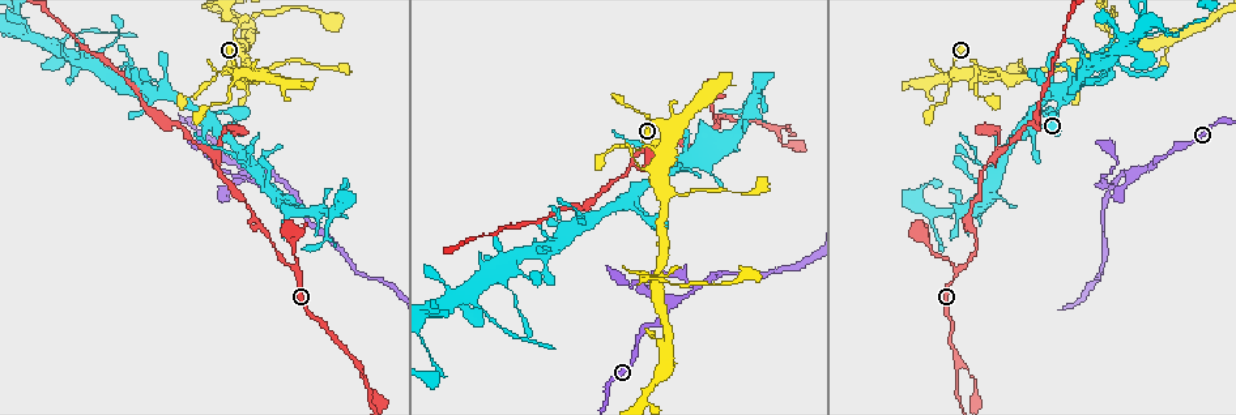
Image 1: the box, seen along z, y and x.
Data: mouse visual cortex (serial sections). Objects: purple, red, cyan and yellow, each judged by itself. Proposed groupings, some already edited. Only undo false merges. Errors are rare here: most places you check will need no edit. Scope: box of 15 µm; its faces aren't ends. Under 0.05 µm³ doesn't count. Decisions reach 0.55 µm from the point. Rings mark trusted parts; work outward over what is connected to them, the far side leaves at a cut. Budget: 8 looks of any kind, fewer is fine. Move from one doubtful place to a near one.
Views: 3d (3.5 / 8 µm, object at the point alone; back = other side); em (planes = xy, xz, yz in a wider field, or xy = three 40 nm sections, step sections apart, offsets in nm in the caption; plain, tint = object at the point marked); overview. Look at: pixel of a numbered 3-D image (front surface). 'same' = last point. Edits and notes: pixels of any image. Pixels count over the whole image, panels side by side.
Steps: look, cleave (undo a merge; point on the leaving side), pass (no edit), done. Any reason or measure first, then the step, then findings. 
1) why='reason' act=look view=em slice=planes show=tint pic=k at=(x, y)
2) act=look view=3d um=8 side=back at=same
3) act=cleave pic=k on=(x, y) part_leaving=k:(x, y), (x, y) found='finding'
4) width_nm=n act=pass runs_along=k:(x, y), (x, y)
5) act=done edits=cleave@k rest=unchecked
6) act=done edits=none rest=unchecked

act=look view=3d um=3.5 pic=1 at=(716, 124)

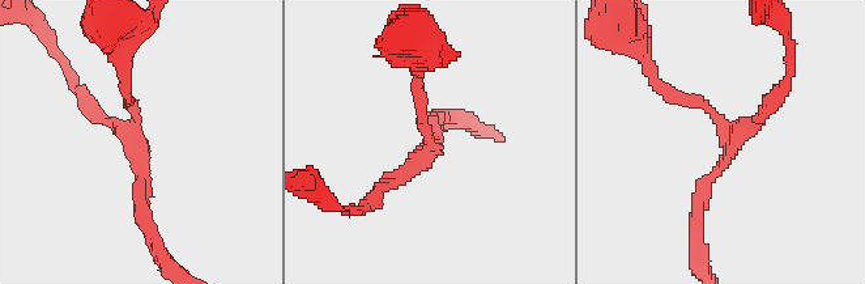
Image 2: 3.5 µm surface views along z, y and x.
arms=3 arm_widths_nm=150,150,200 act=look view=em slice=planes show=tint pic=2 at=(139, 129)

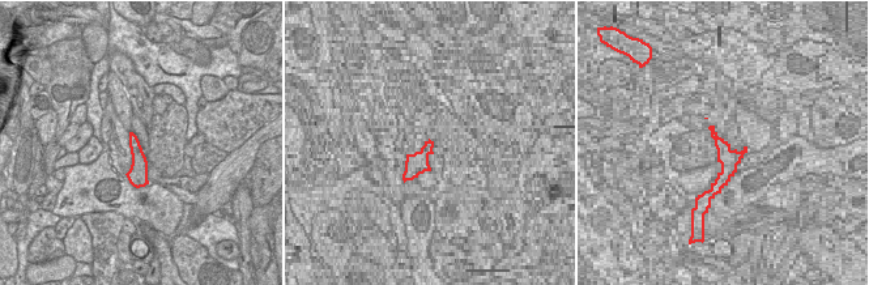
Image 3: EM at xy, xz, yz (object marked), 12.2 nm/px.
width_nm=200 act=pass runs_along=2:(697, 211), (731, 147), (707, 106), (656, 83) found='all the same cell'

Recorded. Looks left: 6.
why='arms part here' act=look view=3d um=3.5 pic=1 at=(1119, 177)

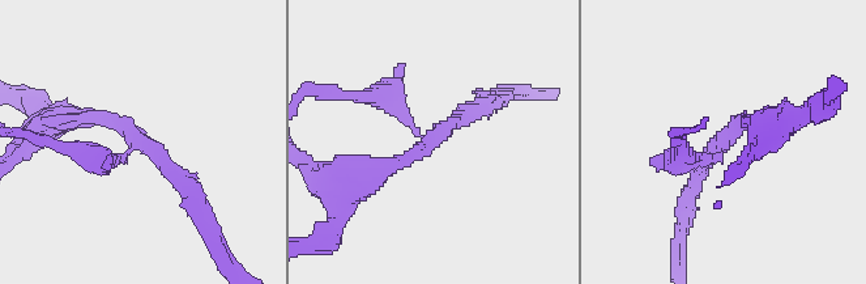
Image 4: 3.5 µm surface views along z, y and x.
arms=3 arm_widths_nm=200,200,200 act=look view=em slice=xy step=1 show=tint pic=4 at=(430, 141)

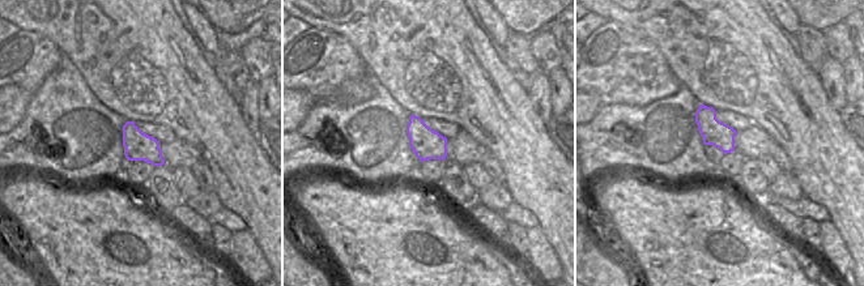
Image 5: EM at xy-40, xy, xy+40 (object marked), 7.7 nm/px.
why='cut it another way' act=look view=em slice=xy step=5 show=tint at=same

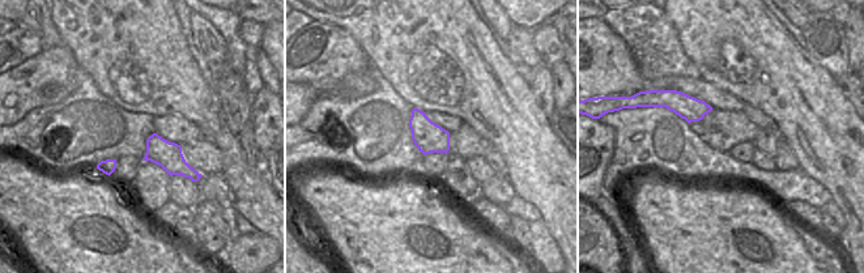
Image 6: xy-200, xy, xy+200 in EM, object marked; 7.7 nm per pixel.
act=pass runs_along=4:(362, 186), (487, 102) found='one cell here'

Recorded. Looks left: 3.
why='three-way junction' act=look view=3d um=8 pic=1 at=(630, 161)

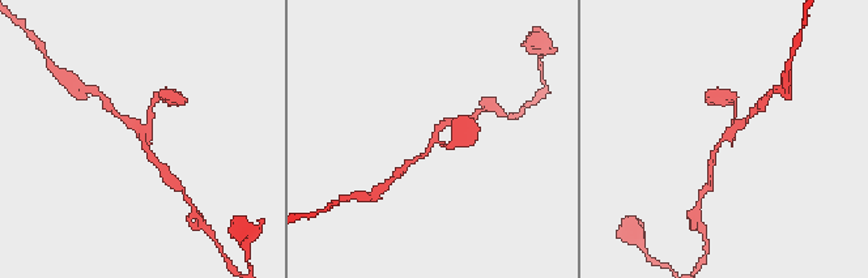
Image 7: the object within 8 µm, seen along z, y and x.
arms=3 arm_widths_nm=100,150,150 why='shape alone is not enough' act=look view=em slice=xy step=2 show=tint pic=7 at=(436, 138)

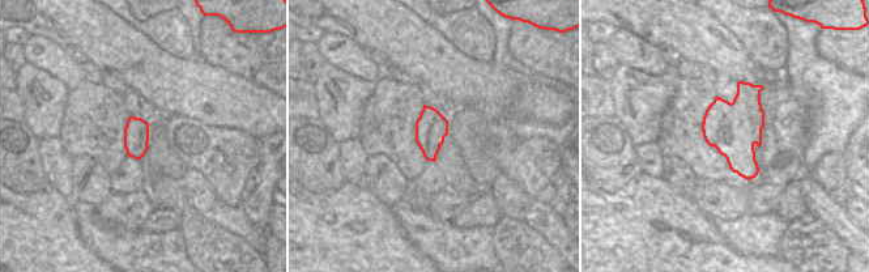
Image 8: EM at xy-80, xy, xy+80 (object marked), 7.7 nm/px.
act=cleave pic=7 on=(732, 99) part_leaving=7:(148, 127), (153, 101), (171, 98) found='two cells meet here'

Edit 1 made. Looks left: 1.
act=done edits=cleave@7 rest=unchecked

